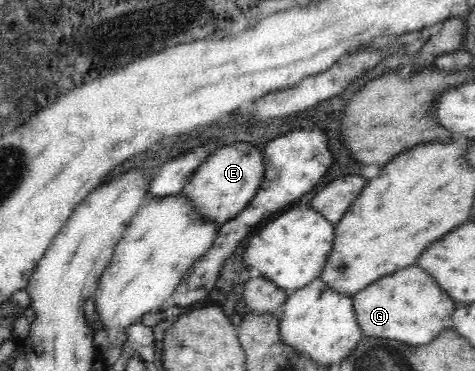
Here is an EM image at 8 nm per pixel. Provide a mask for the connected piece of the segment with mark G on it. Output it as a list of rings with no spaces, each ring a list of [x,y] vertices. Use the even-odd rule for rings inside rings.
[[[417,263],[401,268],[401,271],[371,283],[352,298],[352,307],[363,338],[395,339],[409,345],[431,343],[443,329],[451,328],[449,319],[455,312],[456,303],[445,293],[431,275]]]

